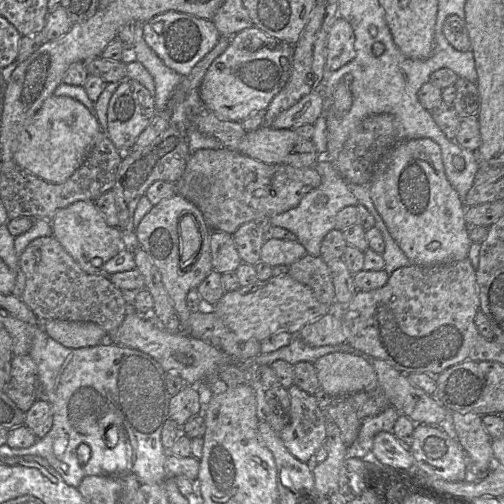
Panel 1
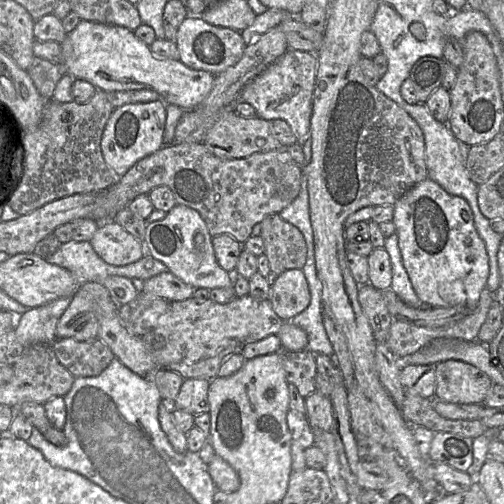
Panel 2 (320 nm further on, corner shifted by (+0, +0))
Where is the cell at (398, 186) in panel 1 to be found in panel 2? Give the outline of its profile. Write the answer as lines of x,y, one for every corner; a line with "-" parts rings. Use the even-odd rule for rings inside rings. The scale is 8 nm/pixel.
426,178
407,191
393,208
391,222
395,225
402,262
421,302
435,308
463,306
474,309
486,287
489,263
485,243
475,228
474,216
468,202
462,197
447,193
439,184

